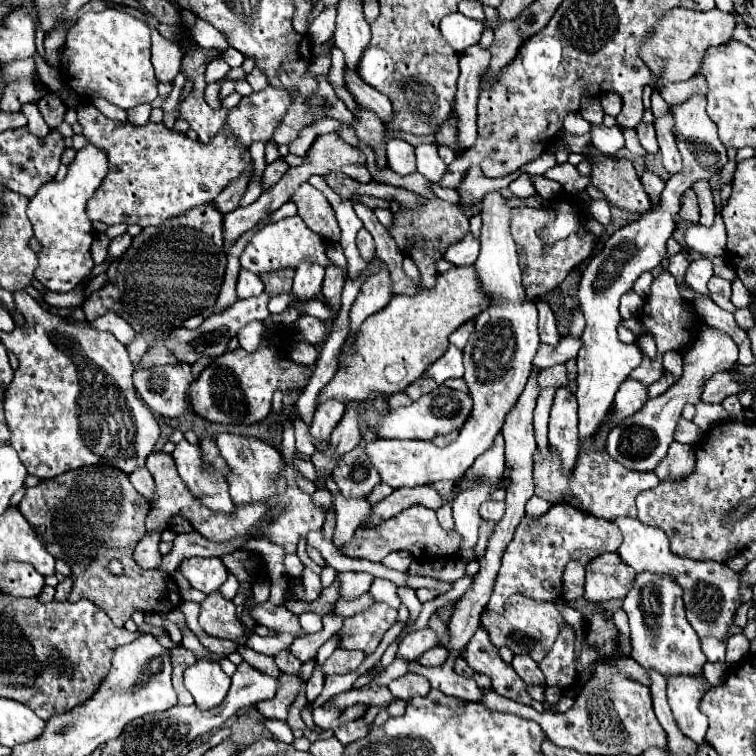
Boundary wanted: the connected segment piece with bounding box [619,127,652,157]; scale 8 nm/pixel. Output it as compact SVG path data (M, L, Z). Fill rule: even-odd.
M621 128L621 131L623 132L624 138L625 138L625 147L635 155L640 155L643 157L651 157L652 154L648 153L646 150L643 149L641 146L638 135L635 129L630 128Z

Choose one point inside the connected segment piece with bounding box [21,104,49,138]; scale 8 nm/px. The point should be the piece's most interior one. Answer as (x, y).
(37, 125)

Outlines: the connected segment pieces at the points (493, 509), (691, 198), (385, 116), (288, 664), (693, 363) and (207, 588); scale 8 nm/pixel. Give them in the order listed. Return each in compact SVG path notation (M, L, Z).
M487 500L485 504L481 504L479 514L483 516L483 520L491 520L491 522L499 522L505 514L505 504L503 502L491 502Z
M685 192L685 196L681 196L681 212L679 216L683 220L689 220L689 222L699 222L699 206L697 206L697 198L695 198L695 192Z
M345 72L345 82L349 92L355 96L355 100L359 104L363 104L365 108L373 110L383 122L387 122L393 116L393 106L389 102L387 96L383 96L381 92L373 90L369 84L365 84L357 72Z
M285 650L285 652L277 654L277 656L275 656L275 662L277 662L279 670L281 670L281 672L285 672L285 674L299 674L301 662L299 662L299 660L289 652L289 650Z
M703 328L695 344L689 348L689 352L683 354L681 380L677 380L665 394L647 400L647 404L639 412L625 418L609 432L607 436L609 456L629 470L637 472L653 470L665 458L667 448L673 442L673 430L677 426L677 420L681 418L683 404L697 404L705 380L709 380L709 376L717 372L729 372L733 364L737 364L737 344L725 332L719 332L715 328Z
M187 558L181 562L179 572L189 580L195 590L211 594L227 580L227 568L219 558Z

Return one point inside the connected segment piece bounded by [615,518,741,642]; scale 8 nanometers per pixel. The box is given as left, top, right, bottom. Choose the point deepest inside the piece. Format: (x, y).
(711, 596)

